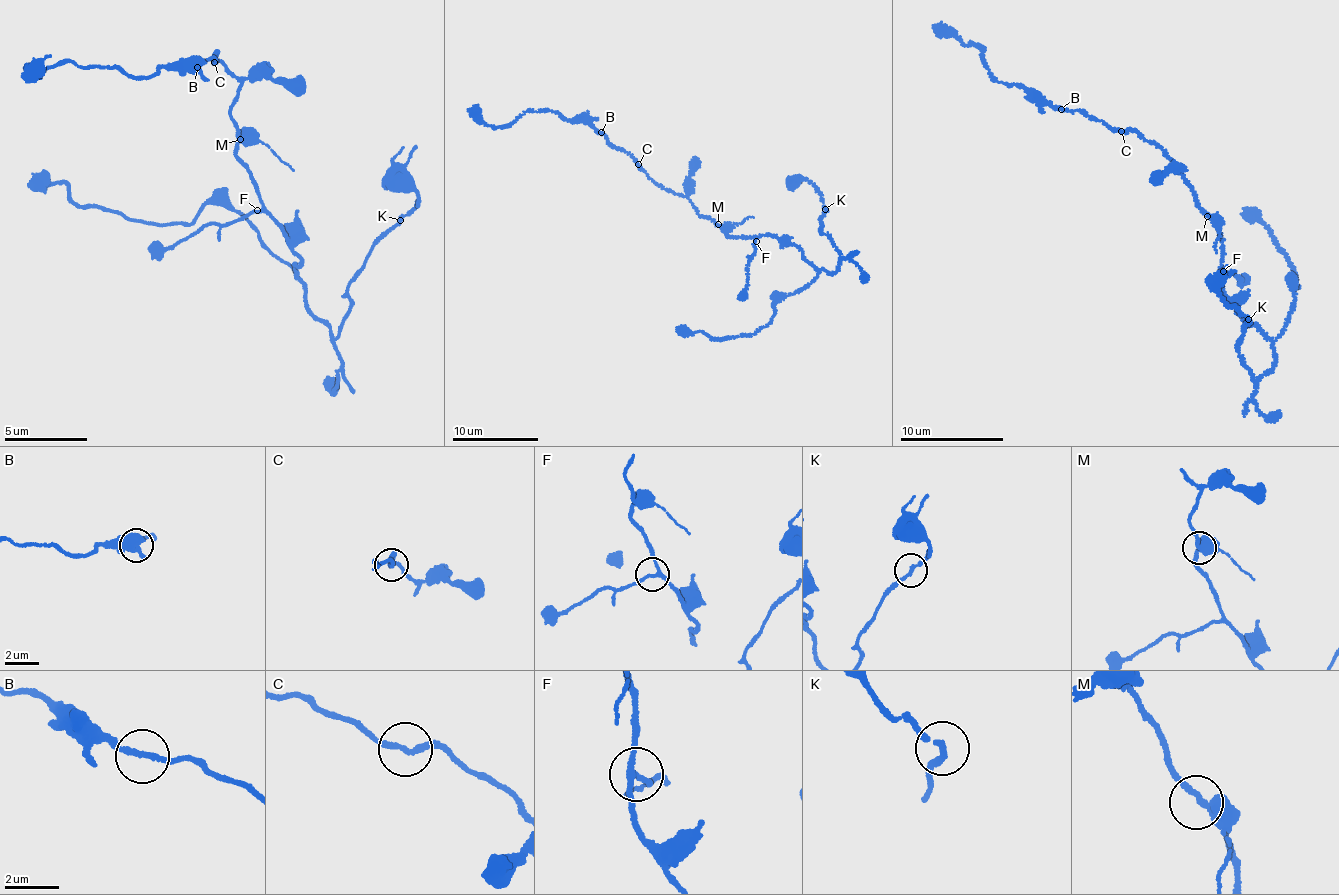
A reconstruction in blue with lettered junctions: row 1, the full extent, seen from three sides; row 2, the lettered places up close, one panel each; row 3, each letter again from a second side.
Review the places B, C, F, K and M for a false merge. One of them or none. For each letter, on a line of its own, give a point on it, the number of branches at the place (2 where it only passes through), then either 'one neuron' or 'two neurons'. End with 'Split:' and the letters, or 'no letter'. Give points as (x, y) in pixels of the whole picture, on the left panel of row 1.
B: at (197, 67); 2 branches meet; one neuron
C: at (214, 62); 2 branches meet; one neuron
F: at (257, 210); 3 branches meet; one neuron
K: at (400, 220); 2 branches meet; one neuron
M: at (240, 139); 2 branches meet; one neuron
Split: no letter

